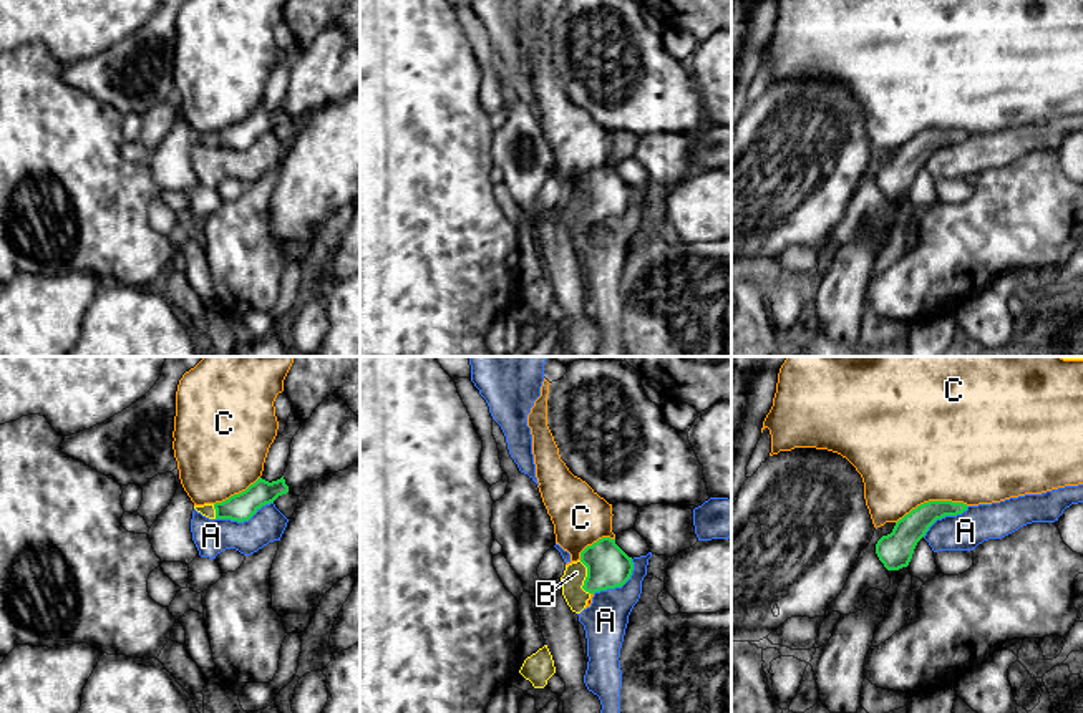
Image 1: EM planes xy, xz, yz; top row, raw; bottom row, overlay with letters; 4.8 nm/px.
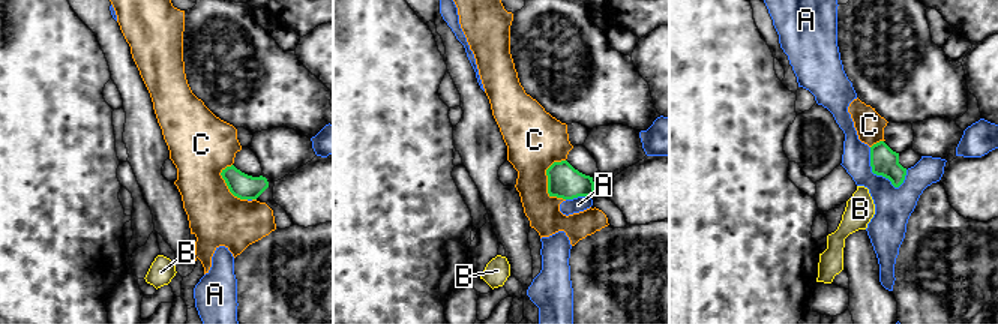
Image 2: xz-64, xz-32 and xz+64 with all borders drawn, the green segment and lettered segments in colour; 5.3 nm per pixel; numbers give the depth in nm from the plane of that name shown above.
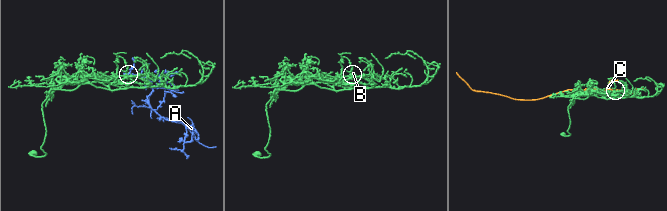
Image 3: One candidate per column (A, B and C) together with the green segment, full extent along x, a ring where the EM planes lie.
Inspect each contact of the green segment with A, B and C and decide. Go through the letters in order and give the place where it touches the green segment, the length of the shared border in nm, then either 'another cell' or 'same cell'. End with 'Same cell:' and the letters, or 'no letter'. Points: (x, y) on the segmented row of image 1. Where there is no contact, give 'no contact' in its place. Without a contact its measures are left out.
A: meets green in xy at (244, 519); contact 300 nm long; another cell
B: meets green in xz at (586, 577); contact 180 nm long; same cell
C: meets green in yz at (931, 501); contact 360 nm long; another cell
Same cell: B

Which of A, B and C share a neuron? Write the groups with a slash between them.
A / B / C

